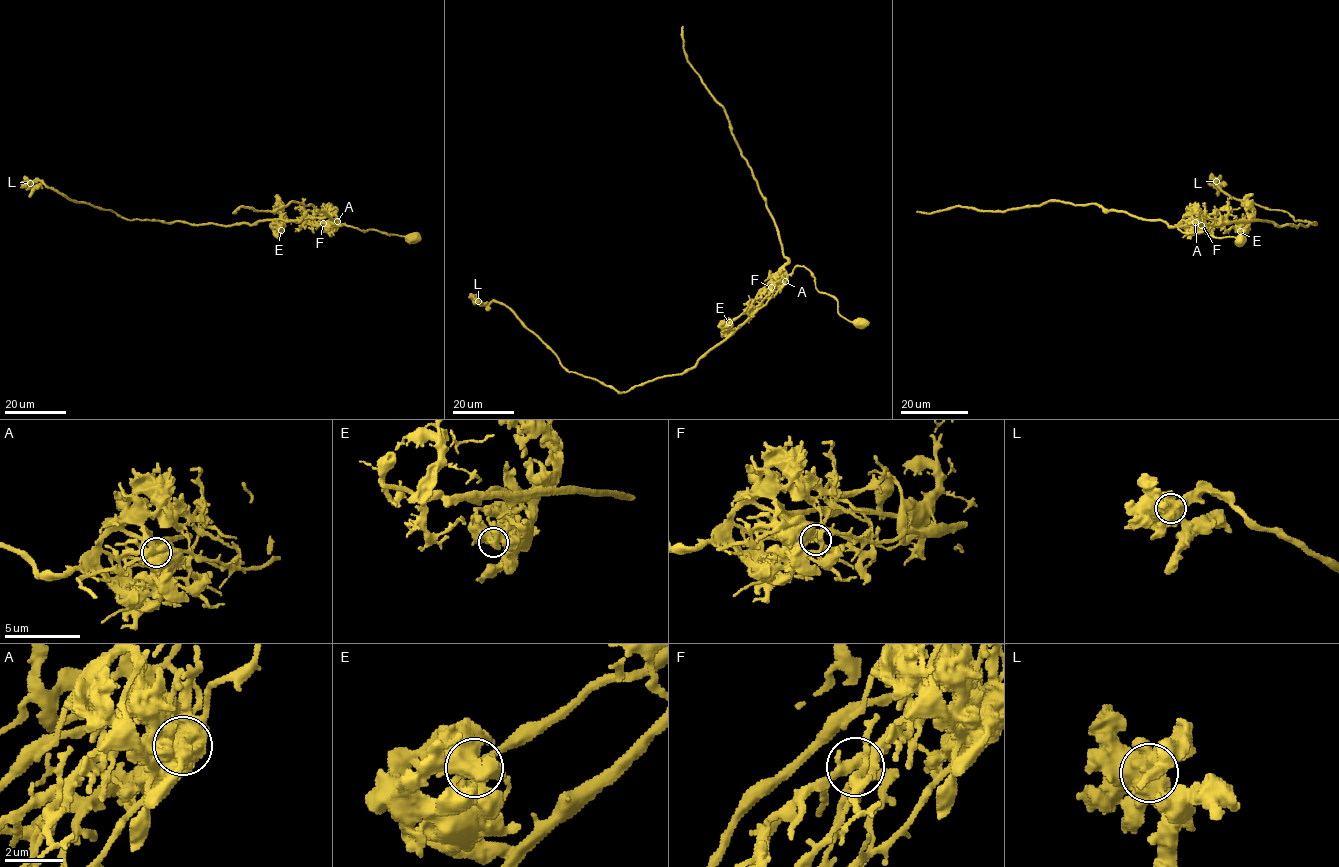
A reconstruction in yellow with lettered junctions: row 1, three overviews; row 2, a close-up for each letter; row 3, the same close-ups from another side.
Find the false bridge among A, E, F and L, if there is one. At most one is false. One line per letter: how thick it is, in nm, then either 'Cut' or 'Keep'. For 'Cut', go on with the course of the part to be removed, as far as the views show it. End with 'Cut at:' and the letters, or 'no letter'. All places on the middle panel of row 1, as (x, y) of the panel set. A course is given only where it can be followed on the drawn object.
A: Thickness 700 nm. Cut. Course of the part to remove: (785, 282), (781, 272), (788, 260), (778, 230), (724, 108), (687, 60), (683, 26)
E: Thickness 600 nm. Keep
F: Thickness 360 nm. Keep
L: Thickness 650 nm. Keep
Cut at: A

